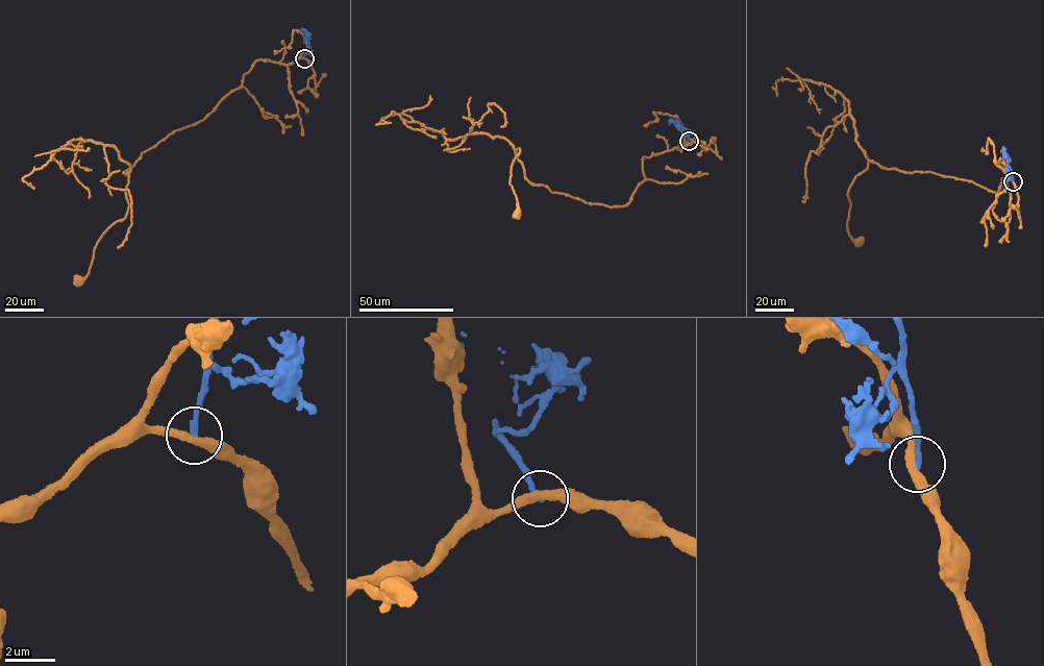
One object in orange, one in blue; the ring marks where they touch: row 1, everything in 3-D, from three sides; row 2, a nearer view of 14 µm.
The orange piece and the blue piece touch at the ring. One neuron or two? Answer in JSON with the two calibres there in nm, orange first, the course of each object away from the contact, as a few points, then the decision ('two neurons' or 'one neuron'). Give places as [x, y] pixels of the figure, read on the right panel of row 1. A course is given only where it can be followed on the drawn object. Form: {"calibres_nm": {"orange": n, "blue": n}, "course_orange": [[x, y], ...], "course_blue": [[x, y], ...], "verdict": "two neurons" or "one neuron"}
{"calibres_nm": {"orange": 340, "blue": 190}, "course_orange": [[1013, 181], [1000, 158], [1008, 171], [997, 192], [869, 161], [847, 194], [848, 235], [860, 242]], "course_blue": [[1013, 181], [1005, 148]], "verdict": "two neurons"}

